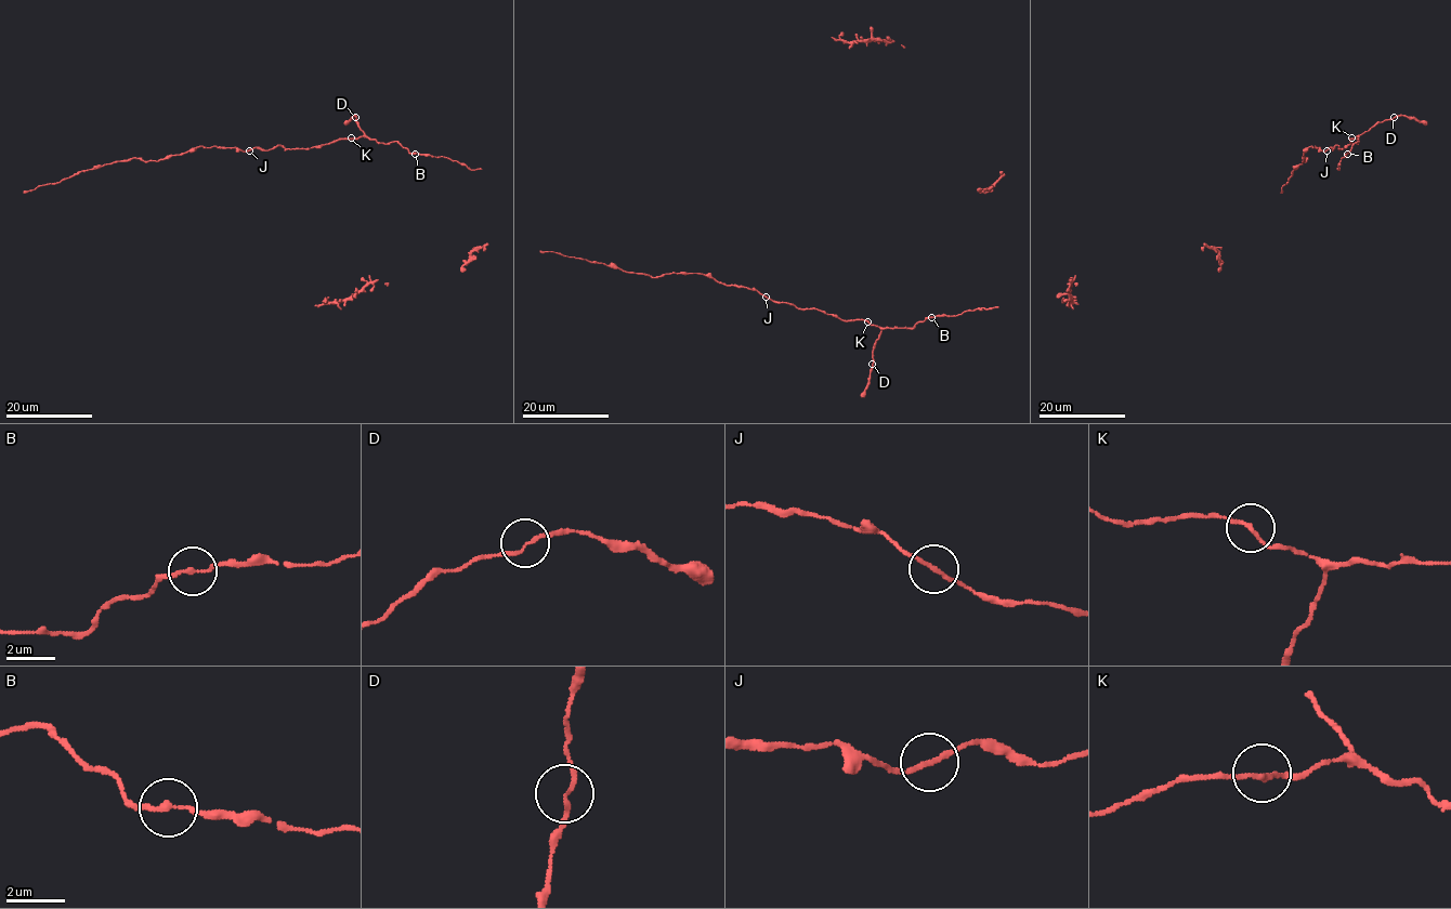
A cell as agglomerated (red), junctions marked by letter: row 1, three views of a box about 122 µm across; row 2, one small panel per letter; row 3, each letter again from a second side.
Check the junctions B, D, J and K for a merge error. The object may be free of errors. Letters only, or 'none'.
none

